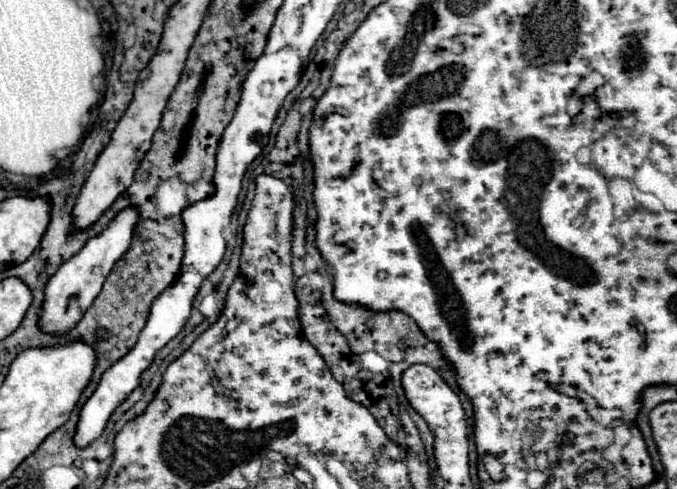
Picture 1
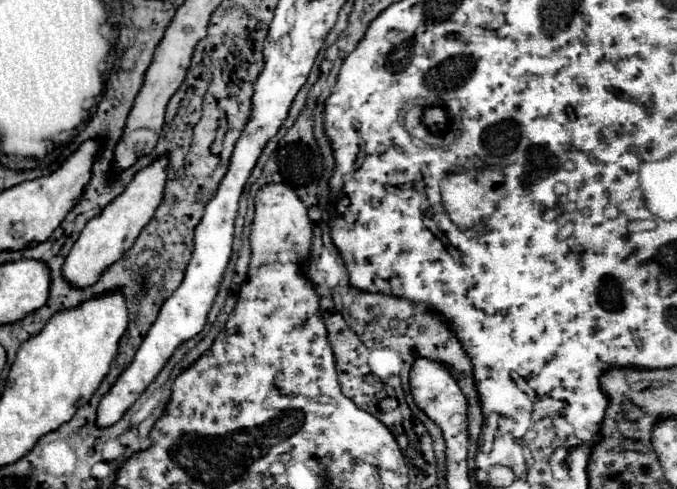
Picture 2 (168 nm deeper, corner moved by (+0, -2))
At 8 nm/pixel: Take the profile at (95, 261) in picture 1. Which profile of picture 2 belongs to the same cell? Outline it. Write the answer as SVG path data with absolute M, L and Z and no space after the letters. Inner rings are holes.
M160 157L150 167L138 171L132 183L124 189L124 193L116 197L98 217L88 221L88 225L80 233L78 241L74 243L70 255L62 265L62 277L66 277L66 281L70 281L74 289L86 289L94 285L98 277L102 277L102 273L110 265L114 265L114 261L118 261L118 257L122 257L122 253L126 253L130 245L134 245L138 233L152 219L156 207L162 201L164 183L166 183L166 165L168 159Z

